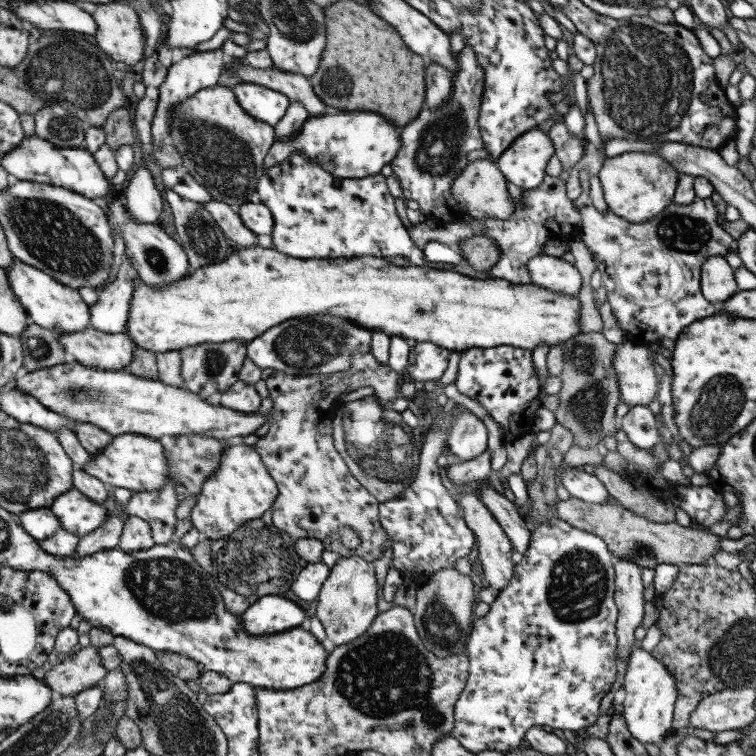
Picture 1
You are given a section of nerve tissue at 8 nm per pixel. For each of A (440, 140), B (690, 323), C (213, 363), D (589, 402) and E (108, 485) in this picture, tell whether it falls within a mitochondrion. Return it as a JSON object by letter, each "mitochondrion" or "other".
{"A":"mitochondrion","B":"other","C":"mitochondrion","D":"mitochondrion","E":"other"}

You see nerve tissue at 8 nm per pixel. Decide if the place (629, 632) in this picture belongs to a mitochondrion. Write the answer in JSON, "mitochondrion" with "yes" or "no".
{"mitochondrion":"no"}

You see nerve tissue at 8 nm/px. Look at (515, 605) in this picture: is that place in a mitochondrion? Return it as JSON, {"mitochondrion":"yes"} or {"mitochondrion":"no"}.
{"mitochondrion":"no"}

